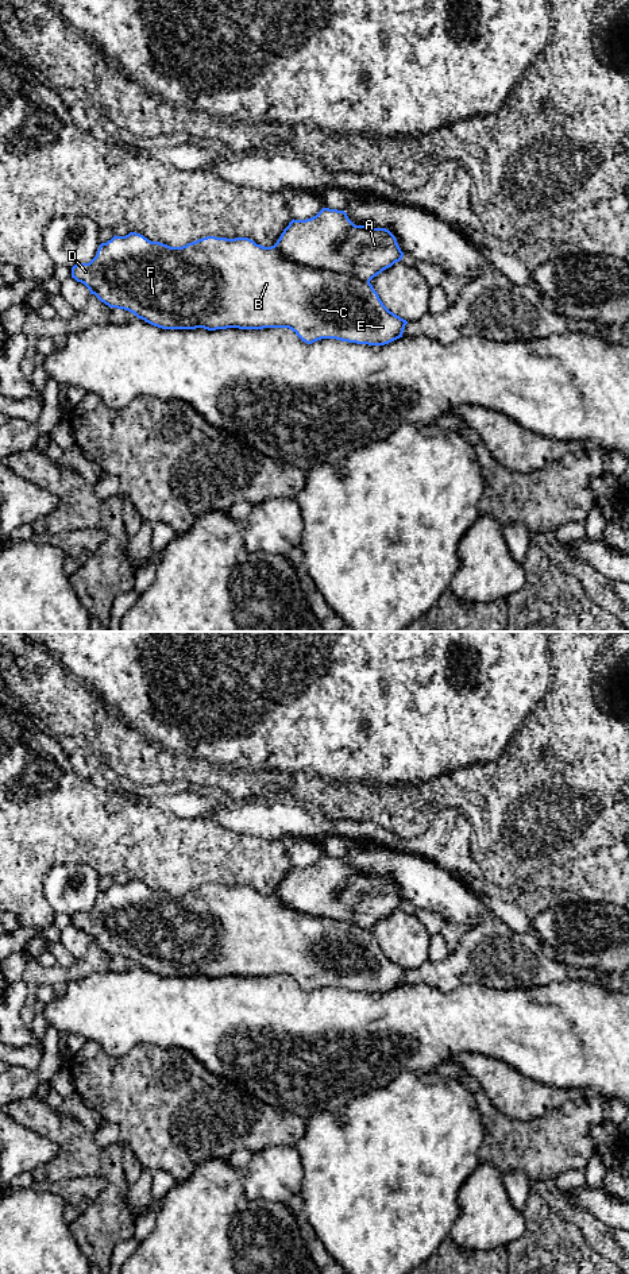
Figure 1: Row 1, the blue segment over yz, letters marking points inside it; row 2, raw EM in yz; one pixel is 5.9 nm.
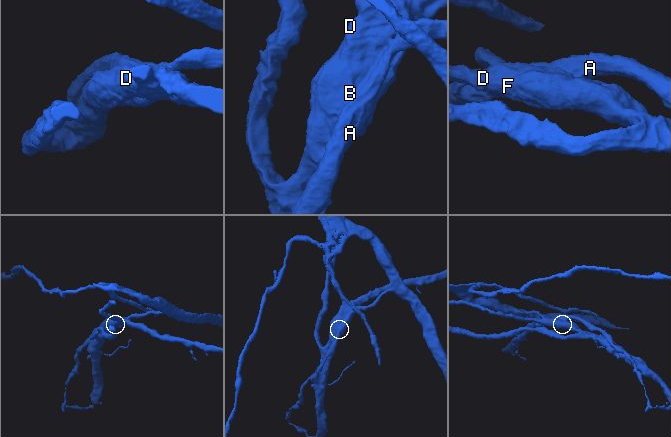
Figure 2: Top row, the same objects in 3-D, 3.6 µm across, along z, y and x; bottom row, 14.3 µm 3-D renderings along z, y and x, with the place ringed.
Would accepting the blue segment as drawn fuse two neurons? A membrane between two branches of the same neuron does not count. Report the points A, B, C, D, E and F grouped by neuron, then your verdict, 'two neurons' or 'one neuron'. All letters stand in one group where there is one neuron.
A / B C D E F | two neurons

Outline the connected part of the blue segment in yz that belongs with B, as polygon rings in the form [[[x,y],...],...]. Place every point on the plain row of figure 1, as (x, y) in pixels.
[[[140,881],[113,884],[101,891],[89,911],[72,915],[72,926],[84,931],[109,956],[124,957],[162,977],[208,978],[239,976],[289,976],[302,989],[336,987],[356,992],[385,993],[402,985],[406,968],[390,960],[373,933],[336,919],[302,914],[283,906],[274,893],[263,895],[248,885],[207,884],[182,895],[151,889]]]

